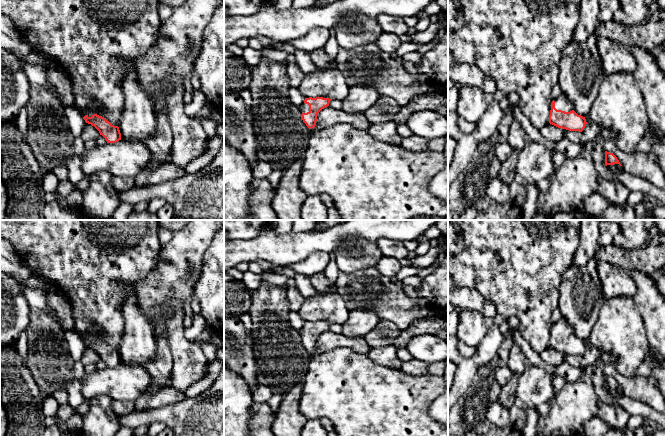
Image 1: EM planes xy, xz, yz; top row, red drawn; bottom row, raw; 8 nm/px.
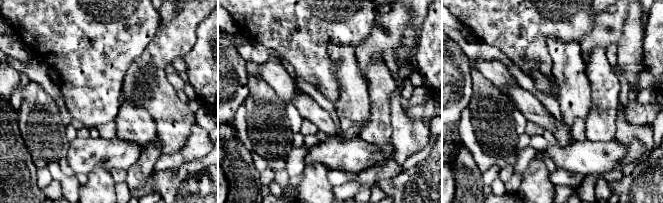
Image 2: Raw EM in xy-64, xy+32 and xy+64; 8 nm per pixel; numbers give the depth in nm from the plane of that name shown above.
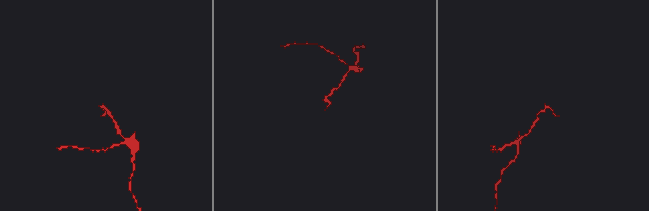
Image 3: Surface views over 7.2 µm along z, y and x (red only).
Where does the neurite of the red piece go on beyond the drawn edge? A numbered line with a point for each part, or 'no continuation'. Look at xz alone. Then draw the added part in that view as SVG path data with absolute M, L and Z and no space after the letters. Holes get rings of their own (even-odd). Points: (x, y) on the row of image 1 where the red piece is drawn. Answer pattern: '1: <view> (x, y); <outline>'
1: xz (304, 108); M302 103L298 108L301 114L309 112L309 105L306 103Z

